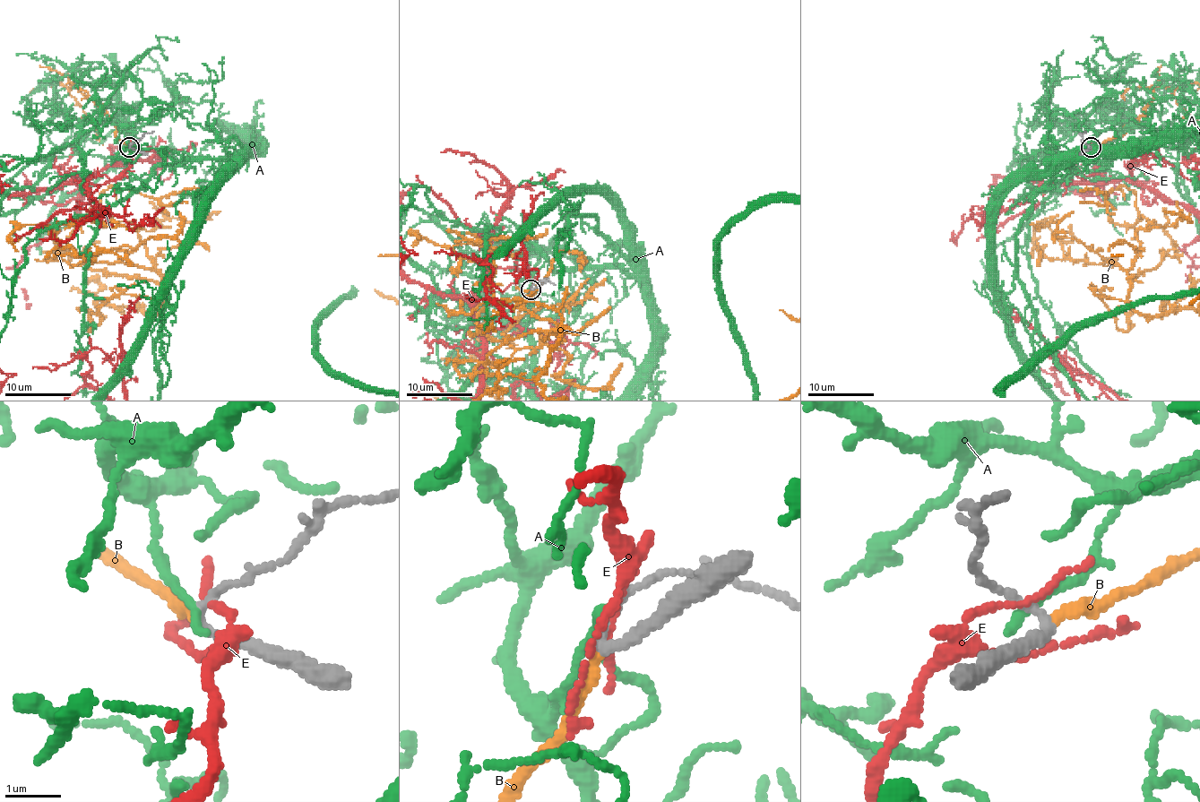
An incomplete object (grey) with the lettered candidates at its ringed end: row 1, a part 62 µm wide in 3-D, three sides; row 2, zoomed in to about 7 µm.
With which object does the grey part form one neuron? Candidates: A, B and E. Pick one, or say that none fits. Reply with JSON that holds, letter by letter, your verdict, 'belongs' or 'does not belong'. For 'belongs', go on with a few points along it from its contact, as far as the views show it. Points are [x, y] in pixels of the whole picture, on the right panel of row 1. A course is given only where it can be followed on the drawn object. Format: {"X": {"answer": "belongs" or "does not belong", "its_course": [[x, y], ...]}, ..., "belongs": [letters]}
{"A": {"answer": "does not belong"}, "B": {"answer": "belongs"}, "E": {"answer": "does not belong"}, "belongs": ["B"]}

